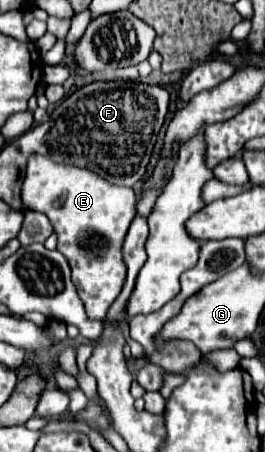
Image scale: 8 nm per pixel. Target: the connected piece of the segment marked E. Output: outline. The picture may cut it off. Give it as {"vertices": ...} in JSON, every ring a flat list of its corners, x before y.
{"vertices":[[29,155,25,179,23,179,23,187,21,187,21,201,27,211,43,211,49,217,49,221,55,229,55,235,57,235,57,251,61,251,65,255,65,259,69,261,71,279,85,305,87,317,101,321,107,315,107,309,111,307,111,303,121,293,121,287,125,283,127,267,125,267,121,249,123,249,123,239,127,235,127,229,129,229,133,217,137,215,135,191,129,187,113,185,107,179,93,175,93,171,89,171,89,169,53,163,45,155]]}

